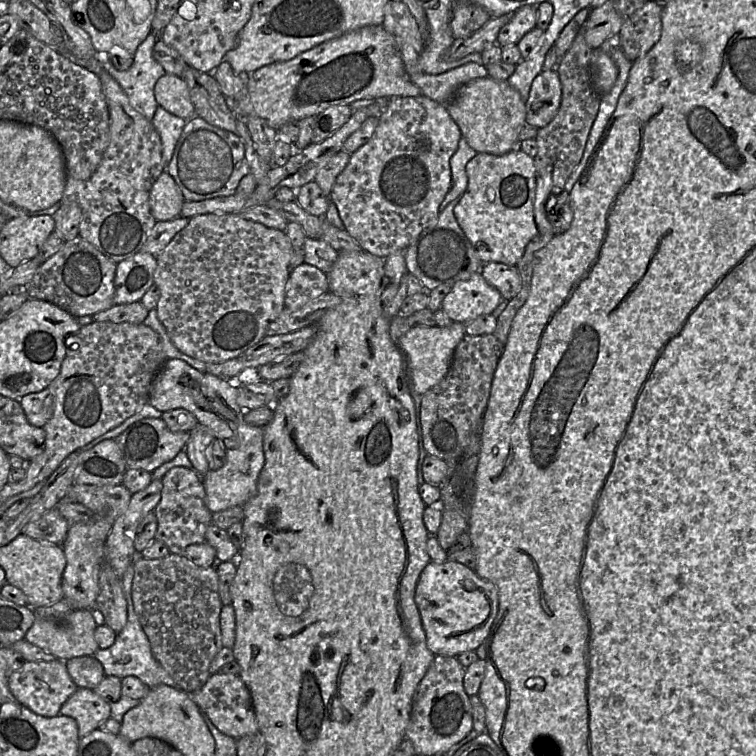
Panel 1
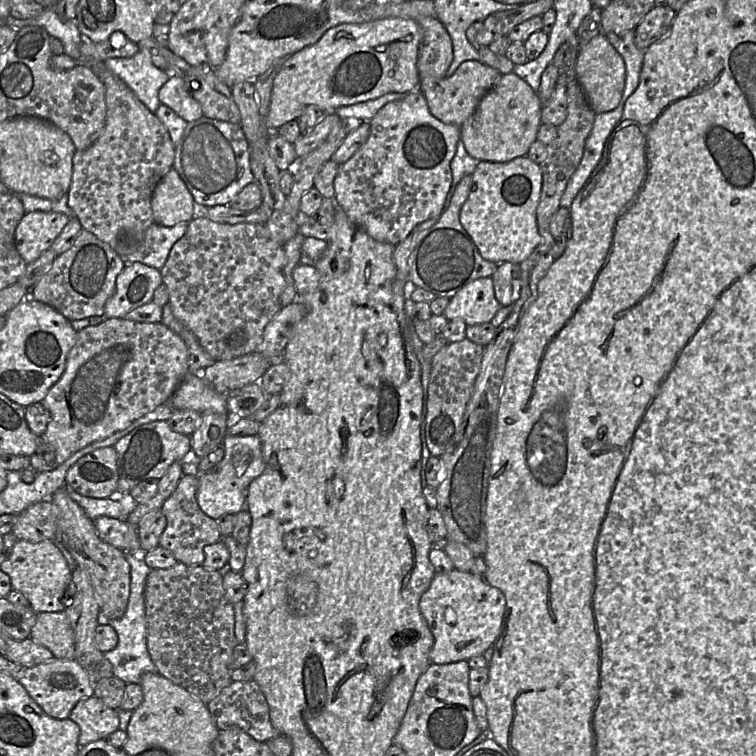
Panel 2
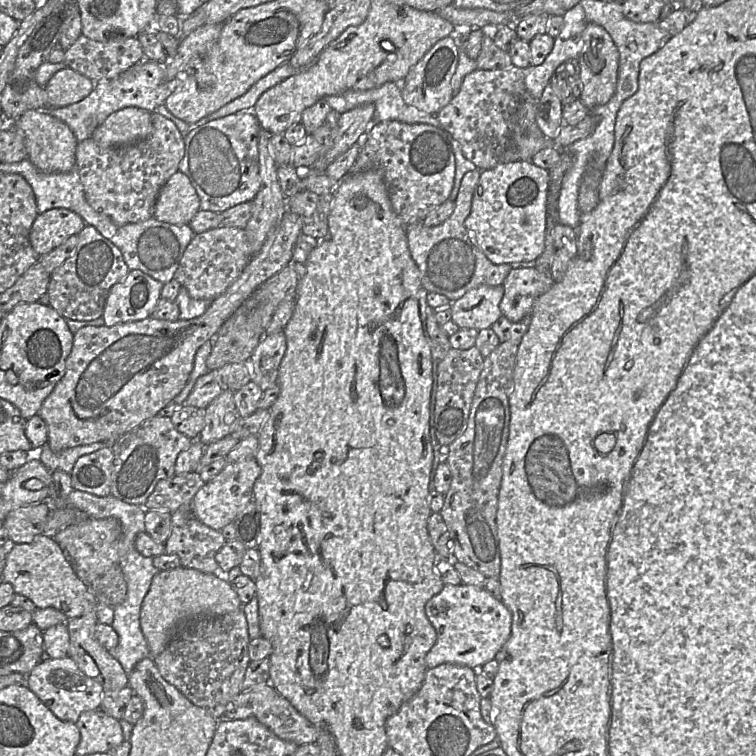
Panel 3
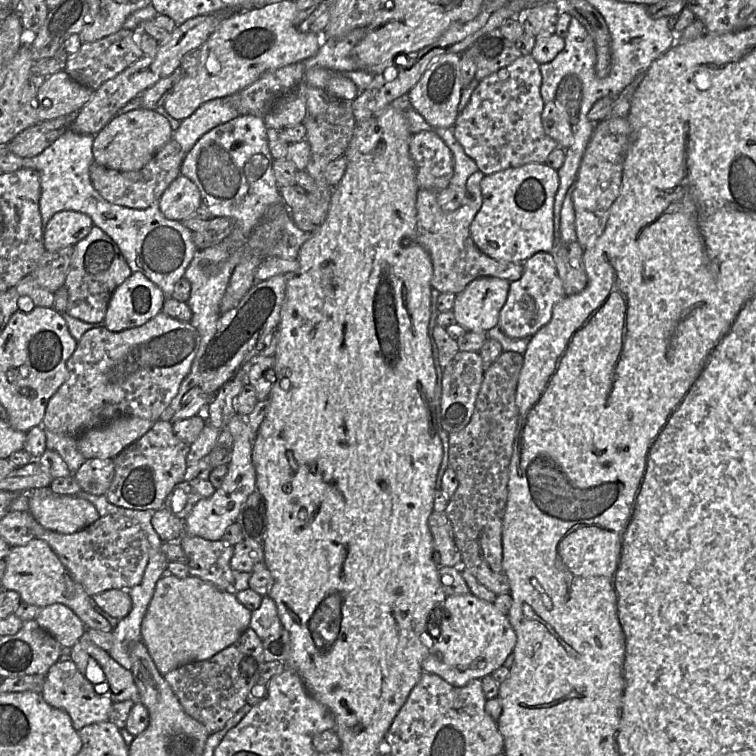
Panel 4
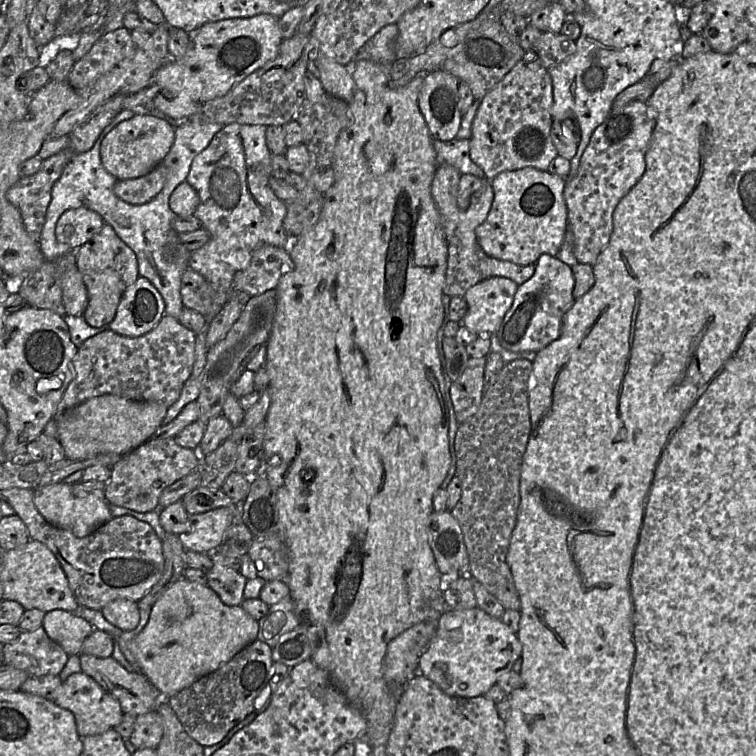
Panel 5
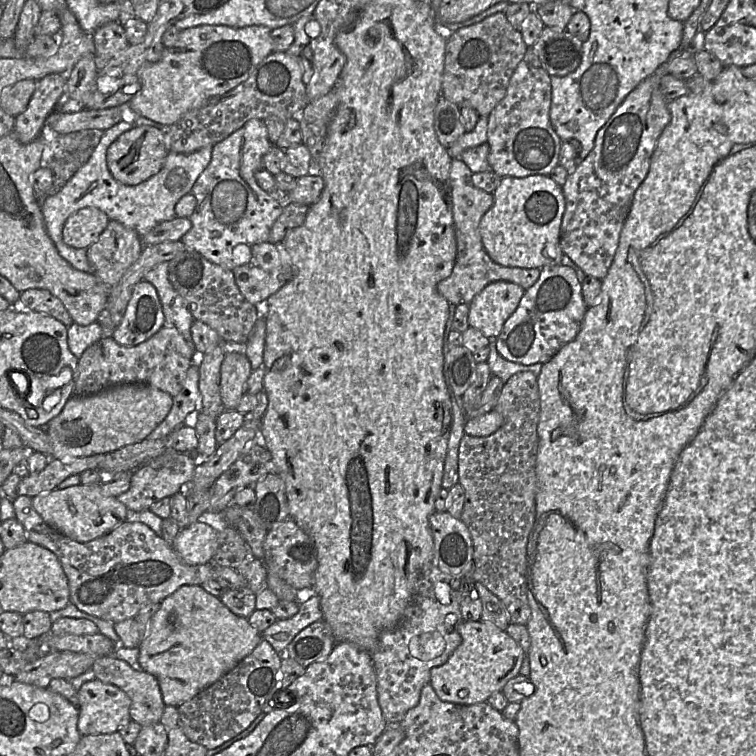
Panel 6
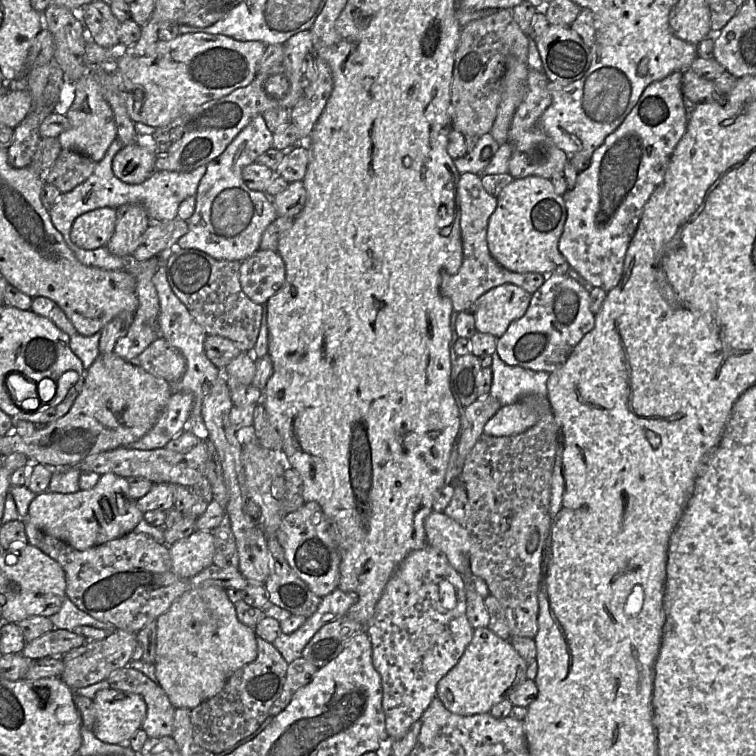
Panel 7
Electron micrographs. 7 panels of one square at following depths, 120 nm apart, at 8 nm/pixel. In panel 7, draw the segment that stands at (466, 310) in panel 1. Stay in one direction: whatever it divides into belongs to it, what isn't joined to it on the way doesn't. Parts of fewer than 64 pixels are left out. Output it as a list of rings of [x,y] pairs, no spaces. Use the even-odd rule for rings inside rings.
[[[510,283],[490,289],[476,300],[471,310],[474,315],[476,331],[500,338],[513,321],[520,319],[526,313],[531,297],[529,292]]]

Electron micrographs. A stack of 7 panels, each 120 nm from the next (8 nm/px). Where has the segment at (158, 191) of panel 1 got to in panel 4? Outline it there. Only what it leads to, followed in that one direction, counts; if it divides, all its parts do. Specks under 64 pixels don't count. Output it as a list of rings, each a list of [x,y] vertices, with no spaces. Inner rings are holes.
[[[180,174],[159,198],[159,209],[169,220],[183,221],[200,206],[200,192],[189,178]]]

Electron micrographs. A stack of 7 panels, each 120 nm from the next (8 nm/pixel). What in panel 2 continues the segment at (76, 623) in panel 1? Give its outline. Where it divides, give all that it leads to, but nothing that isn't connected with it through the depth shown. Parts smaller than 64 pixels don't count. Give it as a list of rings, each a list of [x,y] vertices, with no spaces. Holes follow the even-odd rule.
[[[65,611],[38,613],[30,639],[46,647],[58,659],[75,659],[75,634]]]

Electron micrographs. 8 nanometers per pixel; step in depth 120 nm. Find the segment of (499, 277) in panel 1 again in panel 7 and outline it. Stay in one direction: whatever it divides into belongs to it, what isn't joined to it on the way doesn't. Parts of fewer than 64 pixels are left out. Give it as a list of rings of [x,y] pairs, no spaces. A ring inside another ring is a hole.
[[[547,275],[544,283],[532,294],[526,313],[513,321],[498,339],[497,353],[508,365],[521,366],[551,374],[568,360],[575,346],[595,325],[587,290],[571,276]]]

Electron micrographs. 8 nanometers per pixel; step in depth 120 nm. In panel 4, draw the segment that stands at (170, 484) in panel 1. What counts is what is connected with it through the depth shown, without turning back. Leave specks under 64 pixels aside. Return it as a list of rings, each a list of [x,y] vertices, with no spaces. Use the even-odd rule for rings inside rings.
[[[185,533],[178,542],[186,555],[190,575],[197,576],[218,589],[234,591],[234,570],[230,566],[233,546],[222,539],[210,541]]]

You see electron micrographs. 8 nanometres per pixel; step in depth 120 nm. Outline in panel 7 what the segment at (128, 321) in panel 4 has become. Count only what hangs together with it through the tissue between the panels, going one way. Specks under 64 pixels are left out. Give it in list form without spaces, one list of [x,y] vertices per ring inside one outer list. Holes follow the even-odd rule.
[[[144,270],[136,279],[138,308],[127,334],[118,339],[114,353],[128,362],[134,361],[159,337],[159,298],[152,282],[157,270]]]

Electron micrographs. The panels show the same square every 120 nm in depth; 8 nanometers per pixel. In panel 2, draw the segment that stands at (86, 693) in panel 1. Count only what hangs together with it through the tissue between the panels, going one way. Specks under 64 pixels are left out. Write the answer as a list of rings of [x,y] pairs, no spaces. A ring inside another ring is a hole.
[[[95,695],[80,700],[71,711],[69,719],[80,728],[80,747],[100,739],[107,739],[119,729],[117,711],[106,706]]]

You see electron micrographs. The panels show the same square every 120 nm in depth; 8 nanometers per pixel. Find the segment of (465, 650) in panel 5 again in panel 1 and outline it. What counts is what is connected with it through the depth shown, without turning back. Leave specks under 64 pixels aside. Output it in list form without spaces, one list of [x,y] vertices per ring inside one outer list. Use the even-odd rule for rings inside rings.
[[[430,561],[422,570],[414,593],[426,636],[426,646],[434,655],[457,656],[474,651],[485,643],[498,613],[497,588],[474,570],[456,561]]]

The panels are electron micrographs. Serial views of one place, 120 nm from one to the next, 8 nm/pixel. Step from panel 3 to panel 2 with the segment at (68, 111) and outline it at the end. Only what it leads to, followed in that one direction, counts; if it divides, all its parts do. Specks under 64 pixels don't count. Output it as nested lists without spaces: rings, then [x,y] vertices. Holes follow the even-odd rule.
[[[141,49],[133,57],[108,58],[104,63],[152,113],[156,113],[161,104],[159,90],[173,74],[156,67],[149,53]]]

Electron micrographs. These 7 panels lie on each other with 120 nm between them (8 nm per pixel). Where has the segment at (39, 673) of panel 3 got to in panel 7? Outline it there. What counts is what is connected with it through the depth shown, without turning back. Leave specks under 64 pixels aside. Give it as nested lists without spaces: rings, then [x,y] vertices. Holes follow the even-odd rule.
[[[109,687],[99,690],[92,701],[96,713],[96,720],[92,729],[94,736],[105,743],[129,746],[129,741],[142,728],[146,716],[147,706],[144,699],[138,694]]]

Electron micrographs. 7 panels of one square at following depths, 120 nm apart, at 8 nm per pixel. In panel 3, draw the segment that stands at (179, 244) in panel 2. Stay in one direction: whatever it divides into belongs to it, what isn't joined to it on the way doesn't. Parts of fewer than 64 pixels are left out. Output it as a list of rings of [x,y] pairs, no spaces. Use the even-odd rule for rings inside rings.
[[[219,226],[194,234],[179,262],[174,279],[192,298],[214,300],[239,277],[250,259],[251,253],[245,230]]]

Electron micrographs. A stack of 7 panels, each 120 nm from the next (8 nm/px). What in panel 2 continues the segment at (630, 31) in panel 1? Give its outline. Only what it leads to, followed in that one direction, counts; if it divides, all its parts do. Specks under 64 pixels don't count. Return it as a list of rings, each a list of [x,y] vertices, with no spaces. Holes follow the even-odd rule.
[[[656,5],[636,26],[635,45],[646,50],[652,43],[667,35],[672,27],[676,11],[667,5]]]

